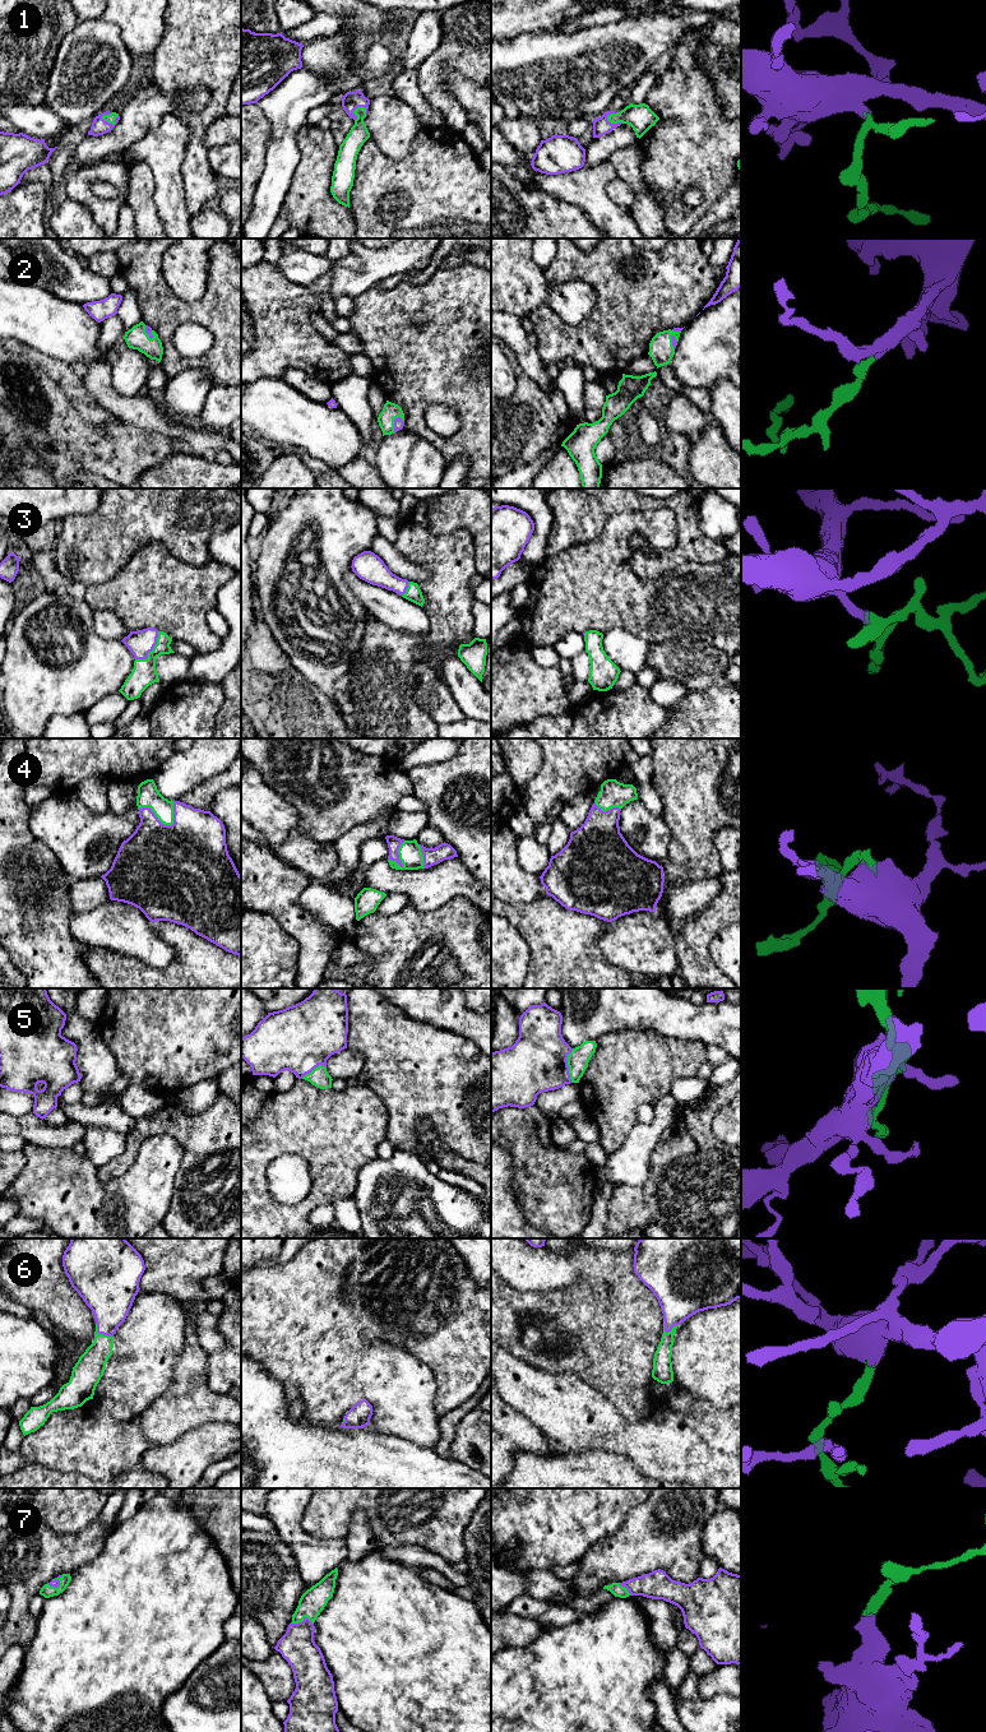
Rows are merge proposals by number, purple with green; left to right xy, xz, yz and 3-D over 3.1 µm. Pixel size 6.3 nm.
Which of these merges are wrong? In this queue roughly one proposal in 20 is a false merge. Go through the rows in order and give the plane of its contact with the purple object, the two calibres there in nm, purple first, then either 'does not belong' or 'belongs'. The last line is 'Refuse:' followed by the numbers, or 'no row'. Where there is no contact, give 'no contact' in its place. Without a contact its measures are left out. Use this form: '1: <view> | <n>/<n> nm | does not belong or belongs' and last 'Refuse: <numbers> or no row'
1: xy | 100/50 nm | belongs
2: xz | 60/110 nm | belongs
3: xy | 160/160 nm | belongs
4: xy | 400/140 nm | belongs
5: yz | 380/140 nm | belongs
6: yz | 300/130 nm | belongs
7: xz | 220/160 nm | belongs
Refuse: no row

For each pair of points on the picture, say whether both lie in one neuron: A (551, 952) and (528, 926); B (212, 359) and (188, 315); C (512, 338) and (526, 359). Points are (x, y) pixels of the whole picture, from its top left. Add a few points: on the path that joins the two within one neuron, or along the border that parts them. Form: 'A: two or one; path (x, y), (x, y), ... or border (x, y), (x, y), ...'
A: one; path (547, 945), (535, 932)
B: one; path (218, 344), (218, 330), (202, 315)
C: one; path (517, 343), (524, 353)

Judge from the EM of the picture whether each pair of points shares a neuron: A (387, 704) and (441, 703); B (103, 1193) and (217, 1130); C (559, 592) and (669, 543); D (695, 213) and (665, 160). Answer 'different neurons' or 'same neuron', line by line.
A: different neurons
B: different neurons
C: same neuron
D: same neuron

